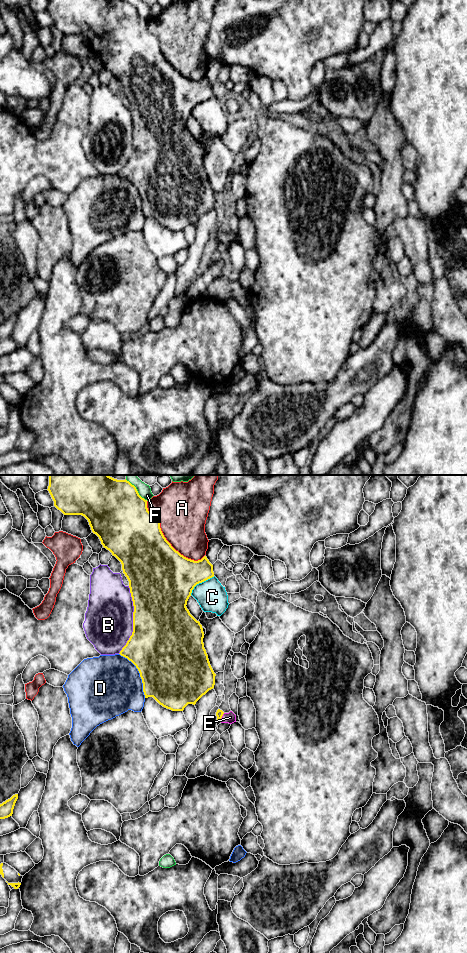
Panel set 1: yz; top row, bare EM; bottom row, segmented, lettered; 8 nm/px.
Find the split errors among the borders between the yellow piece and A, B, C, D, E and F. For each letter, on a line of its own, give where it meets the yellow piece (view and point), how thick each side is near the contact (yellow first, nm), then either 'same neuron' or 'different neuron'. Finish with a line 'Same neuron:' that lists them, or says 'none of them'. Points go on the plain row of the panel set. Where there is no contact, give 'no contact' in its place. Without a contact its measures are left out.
A: yz (164, 57) | 460/400 nm | different neuron
B: yz (133, 140) | 500/400 nm | different neuron
C: yz (200, 102) | 400/240 nm | different neuron
D: yz (140, 194) | 500/480 nm | different neuron
E: yz (221, 237) | 60/90 nm | same neuron
F: yz (136, 10) | 480/110 nm | different neuron
Same neuron: E

